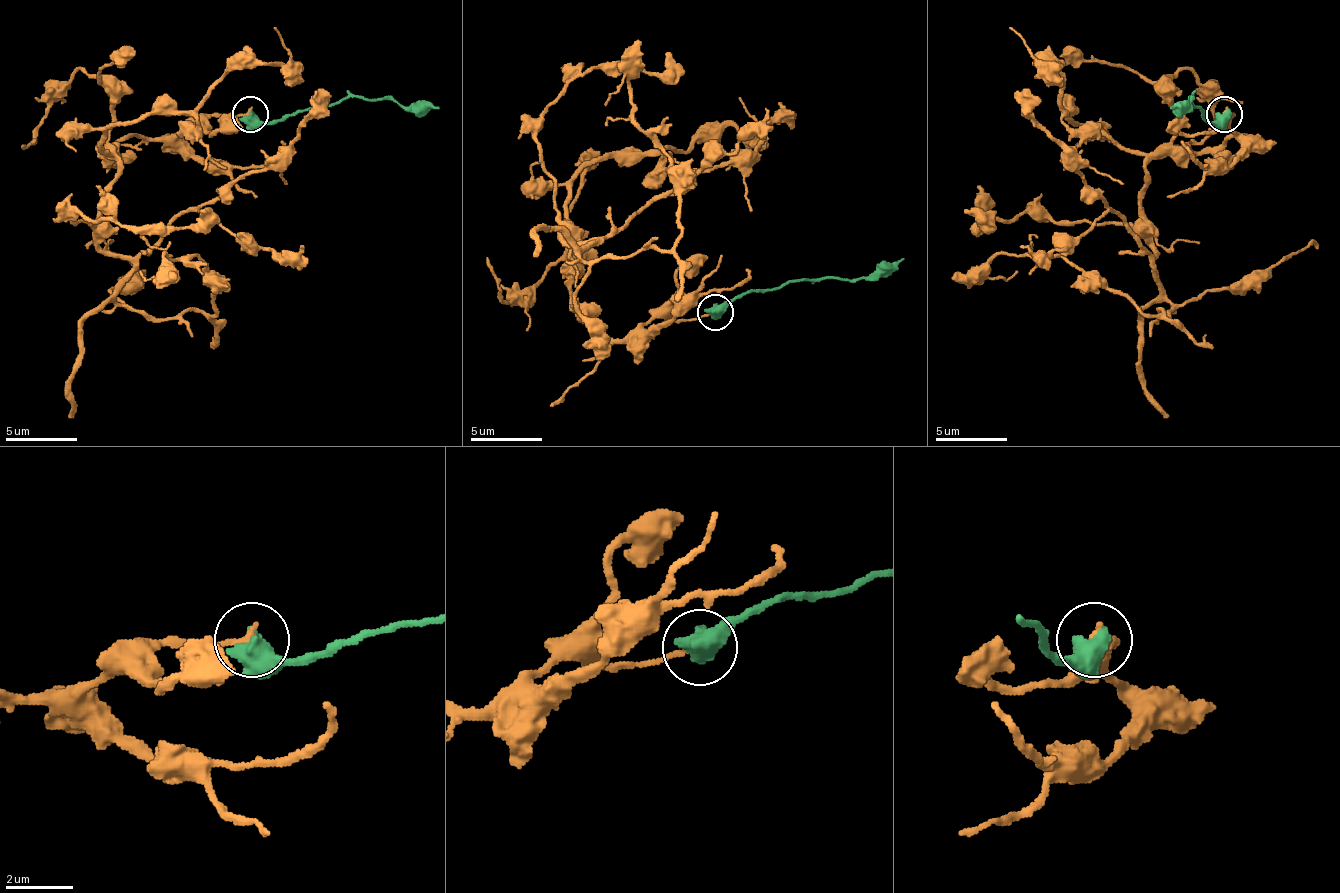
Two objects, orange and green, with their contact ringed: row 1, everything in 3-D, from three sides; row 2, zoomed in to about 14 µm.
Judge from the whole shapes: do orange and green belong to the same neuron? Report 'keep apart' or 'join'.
keep apart

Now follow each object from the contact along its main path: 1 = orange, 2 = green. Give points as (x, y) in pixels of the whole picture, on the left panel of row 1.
1: (249, 113), (105, 152), (102, 246), (130, 264), (123, 307), (217, 311), (195, 257), (141, 271)
2: (249, 113), (270, 124), (346, 99), (393, 99), (403, 106), (439, 109)

